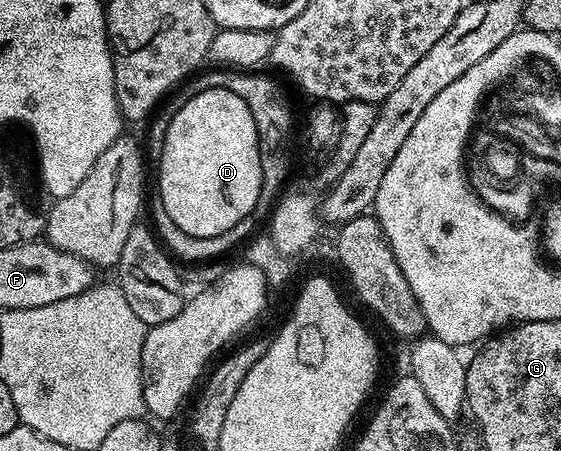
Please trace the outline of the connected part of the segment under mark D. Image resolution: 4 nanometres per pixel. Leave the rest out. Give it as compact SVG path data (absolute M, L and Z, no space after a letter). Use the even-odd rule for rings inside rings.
M207 89L172 114L160 144L160 206L183 233L219 237L250 218L261 196L259 141L251 109L227 89Z

